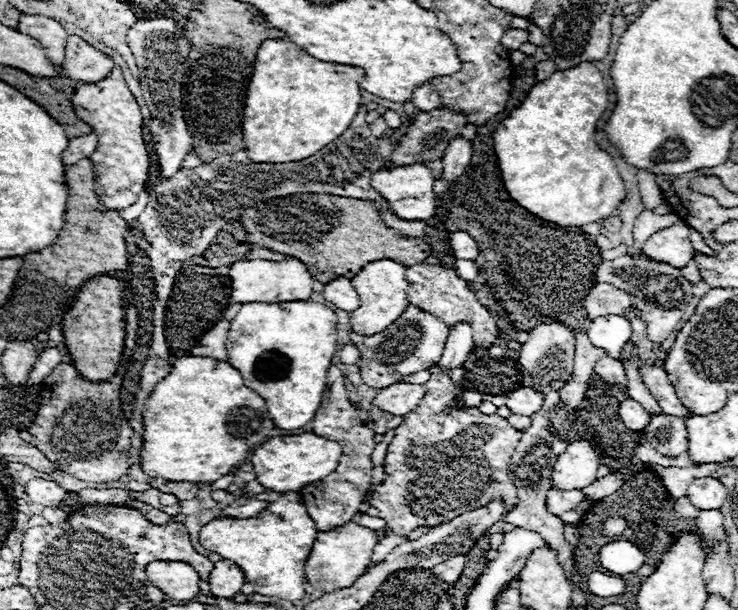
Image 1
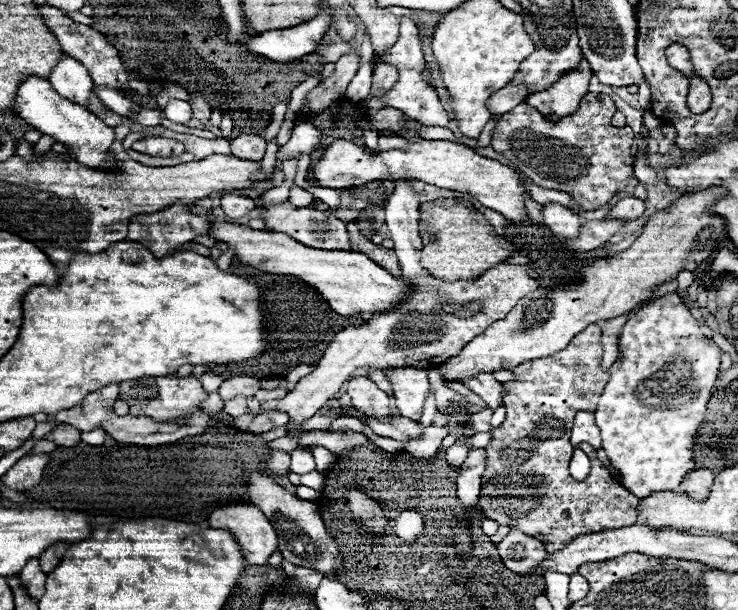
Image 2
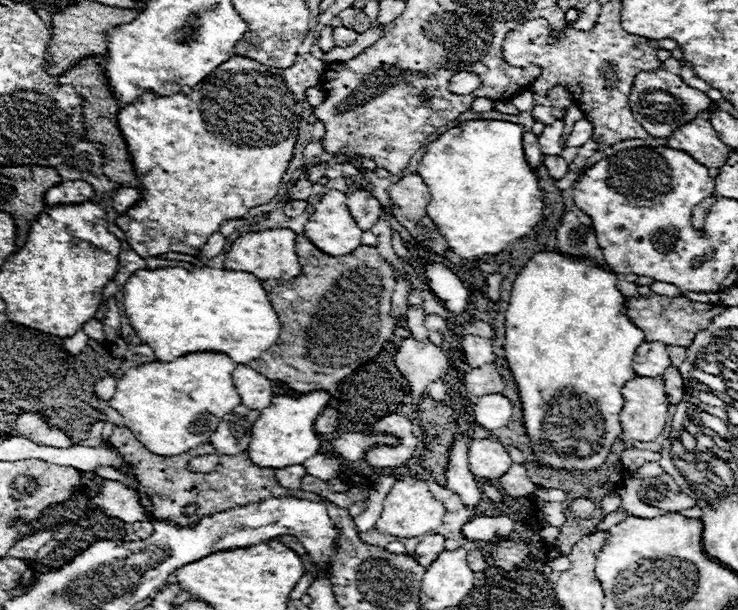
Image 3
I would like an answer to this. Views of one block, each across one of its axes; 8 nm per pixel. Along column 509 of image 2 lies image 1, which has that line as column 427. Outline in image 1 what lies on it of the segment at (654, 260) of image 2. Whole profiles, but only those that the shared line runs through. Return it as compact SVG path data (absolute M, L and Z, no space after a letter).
M408 306L404 314L394 324L390 324L390 328L378 332L376 336L360 336L354 330L350 330L350 340L358 346L362 354L362 380L370 388L388 388L396 382L402 382L402 378L410 374L436 366L444 352L448 334L450 328L436 316L426 314L420 308Z

